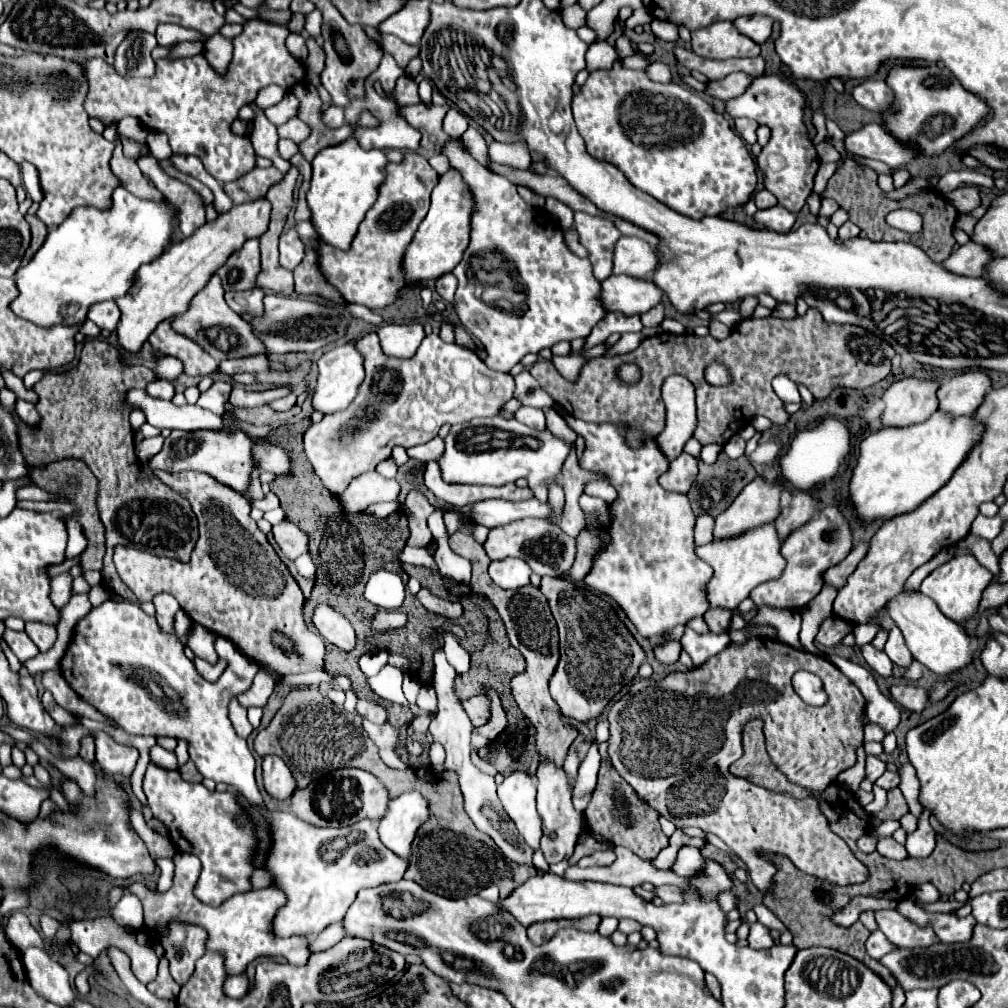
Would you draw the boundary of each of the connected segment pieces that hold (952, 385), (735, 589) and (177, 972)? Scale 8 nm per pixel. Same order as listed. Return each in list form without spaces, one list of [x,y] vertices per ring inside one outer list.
[[[982,369],[964,371],[938,389],[940,409],[956,417],[972,415],[982,405],[984,395],[992,387],[992,379]]]
[[[774,523],[754,527],[738,537],[712,539],[708,545],[696,547],[696,555],[714,569],[714,577],[706,587],[710,607],[724,607],[736,611],[738,605],[750,595],[754,587],[758,587],[764,581],[780,577],[780,573],[786,567],[786,559],[782,557],[780,547],[782,539],[778,537]]]
[[[172,921],[168,925],[168,935],[160,939],[162,947],[166,949],[166,959],[170,963],[170,973],[176,983],[184,985],[184,981],[194,973],[196,959],[206,953],[208,931],[198,925]]]

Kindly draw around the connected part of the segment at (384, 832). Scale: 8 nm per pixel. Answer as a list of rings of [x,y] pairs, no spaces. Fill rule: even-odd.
[[[408,791],[390,799],[388,813],[378,825],[380,841],[400,857],[410,857],[410,847],[416,831],[428,821],[430,805],[418,791]]]

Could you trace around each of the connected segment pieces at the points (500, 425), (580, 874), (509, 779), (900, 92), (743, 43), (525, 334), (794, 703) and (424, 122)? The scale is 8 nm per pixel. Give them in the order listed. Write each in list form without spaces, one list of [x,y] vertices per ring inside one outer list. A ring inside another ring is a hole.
[[[500,415],[454,425],[444,443],[446,451],[438,463],[446,481],[466,485],[504,485],[522,477],[540,501],[548,500],[546,481],[560,473],[568,453],[576,449],[574,443],[554,437],[548,429],[538,431],[516,419],[504,419]]]
[[[614,847],[616,861],[610,867],[568,867],[564,873],[564,879],[570,881],[602,881],[602,883],[614,883],[614,885],[626,885],[626,887],[638,887],[642,883],[652,885],[676,885],[682,887],[684,879],[678,877],[672,871],[658,871],[650,865],[650,861],[640,859],[626,847]]]
[[[512,771],[498,785],[504,811],[510,813],[526,843],[536,851],[542,837],[542,819],[536,811],[536,781],[526,771]]]
[[[942,65],[894,67],[886,79],[896,95],[896,113],[884,113],[884,125],[890,125],[900,141],[924,145],[928,155],[940,155],[952,143],[968,135],[988,113],[990,107],[978,95],[966,91],[960,81]]]
[[[718,21],[704,29],[692,31],[692,49],[706,59],[732,59],[732,57],[756,57],[761,48],[758,43],[742,35],[732,21]]]
[[[448,143],[444,155],[450,159],[450,165],[460,169],[464,181],[470,185],[476,211],[472,215],[472,233],[470,245],[464,251],[462,261],[454,267],[454,275],[458,279],[458,291],[454,297],[454,311],[464,329],[480,339],[484,345],[488,359],[486,365],[494,371],[510,373],[510,369],[522,361],[528,353],[538,353],[544,347],[552,347],[558,341],[574,341],[586,339],[592,327],[604,319],[606,311],[600,301],[602,283],[592,273],[592,263],[588,259],[580,259],[574,255],[566,241],[564,233],[554,219],[544,209],[530,207],[504,177],[496,177],[488,173],[472,155],[468,155],[458,143]]]
[[[750,637],[740,645],[730,643],[722,653],[714,655],[700,667],[694,667],[686,673],[672,671],[666,683],[656,683],[656,679],[636,681],[628,695],[616,701],[608,711],[608,755],[616,771],[634,787],[634,791],[662,817],[670,819],[678,831],[684,827],[700,827],[718,835],[746,863],[754,885],[762,893],[772,889],[772,877],[778,871],[774,861],[764,859],[762,853],[790,857],[800,871],[836,885],[864,883],[868,879],[868,867],[860,863],[846,841],[842,841],[842,837],[830,829],[828,819],[822,815],[816,799],[838,777],[838,773],[856,763],[856,749],[864,739],[864,711],[866,699],[860,689],[828,659],[794,647],[788,651],[788,645],[778,639]],[[800,669],[822,679],[824,691],[828,693],[828,701],[822,707],[810,707],[794,691],[792,675]],[[748,719],[762,719],[772,761],[788,777],[788,781],[808,789],[810,797],[800,801],[788,793],[758,787],[730,773],[730,765],[742,755],[740,737]]]
[[[418,103],[418,105],[410,105],[410,107],[402,107],[398,113],[414,127],[422,133],[422,141],[420,145],[426,149],[426,151],[438,151],[442,153],[444,149],[444,143],[454,139],[454,137],[448,137],[442,129],[442,119],[444,115],[450,109],[450,105],[446,103],[444,107],[438,107],[438,105],[426,105],[426,103]]]

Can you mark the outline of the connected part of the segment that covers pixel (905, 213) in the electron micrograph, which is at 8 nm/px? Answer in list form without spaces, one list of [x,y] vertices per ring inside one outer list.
[[[896,209],[886,216],[886,222],[906,233],[920,233],[922,231],[922,215],[912,209]]]

